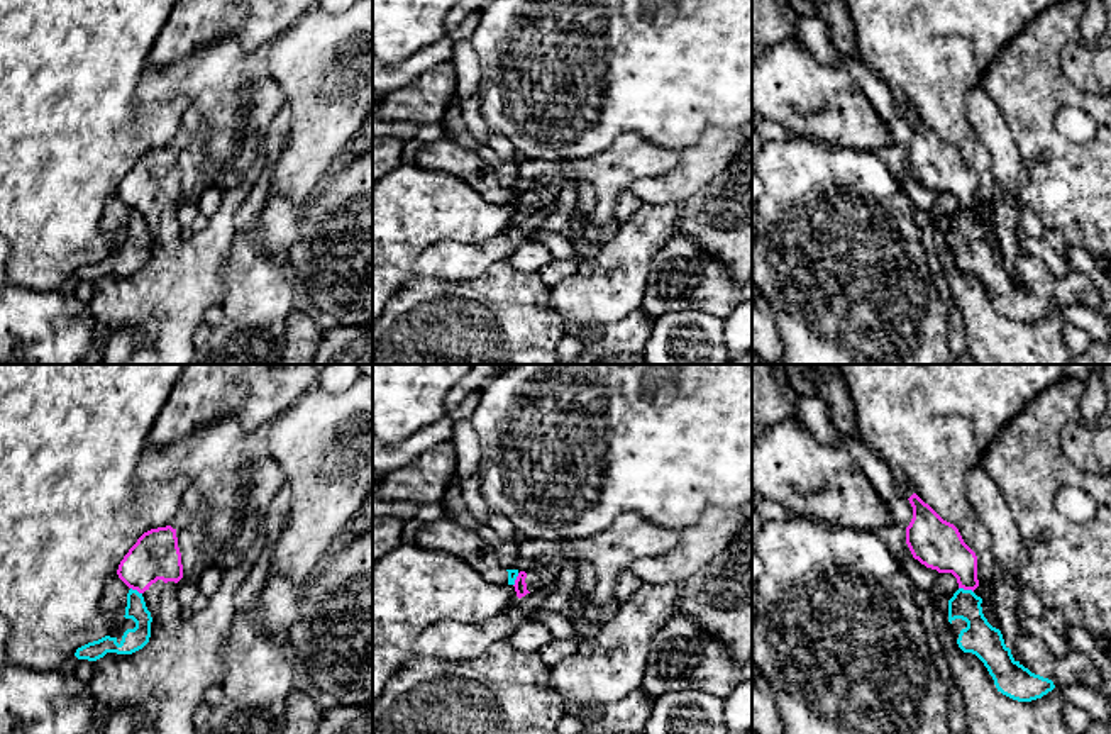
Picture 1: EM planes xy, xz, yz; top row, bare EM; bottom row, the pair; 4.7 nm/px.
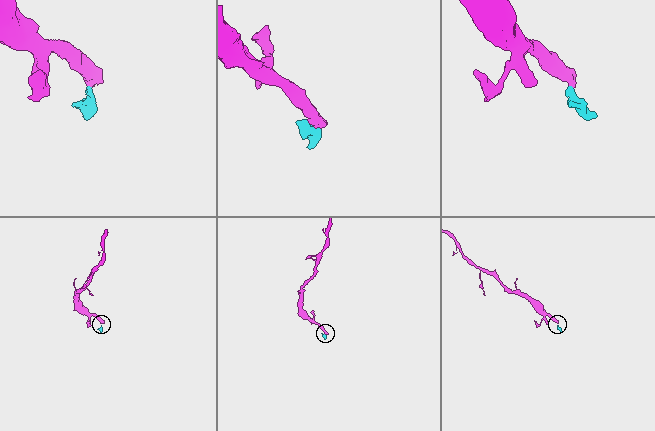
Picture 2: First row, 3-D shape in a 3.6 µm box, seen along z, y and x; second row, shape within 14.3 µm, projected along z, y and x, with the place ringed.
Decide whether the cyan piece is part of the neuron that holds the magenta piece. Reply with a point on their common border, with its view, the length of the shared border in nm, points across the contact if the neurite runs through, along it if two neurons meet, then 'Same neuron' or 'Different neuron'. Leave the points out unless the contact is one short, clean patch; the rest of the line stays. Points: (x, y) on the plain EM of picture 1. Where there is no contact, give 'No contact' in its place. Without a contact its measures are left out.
Touches magenta at yz (966, 209). Shared border 80 nm. Boundary: yz (959, 207), (972, 212). Different neuron

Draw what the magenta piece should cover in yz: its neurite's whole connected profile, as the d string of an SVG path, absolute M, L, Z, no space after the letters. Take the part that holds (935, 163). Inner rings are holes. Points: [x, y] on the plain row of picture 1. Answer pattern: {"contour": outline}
{"contour": "M916 114L909 119L913 139L906 147L906 164L915 180L938 193L952 193L959 209L976 210L977 176L964 163L959 149L943 141Z"}

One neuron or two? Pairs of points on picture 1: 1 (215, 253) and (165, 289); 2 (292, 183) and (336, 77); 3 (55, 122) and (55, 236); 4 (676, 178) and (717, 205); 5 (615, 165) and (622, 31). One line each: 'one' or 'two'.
1: one
2: one
3: one
4: two
5: two

